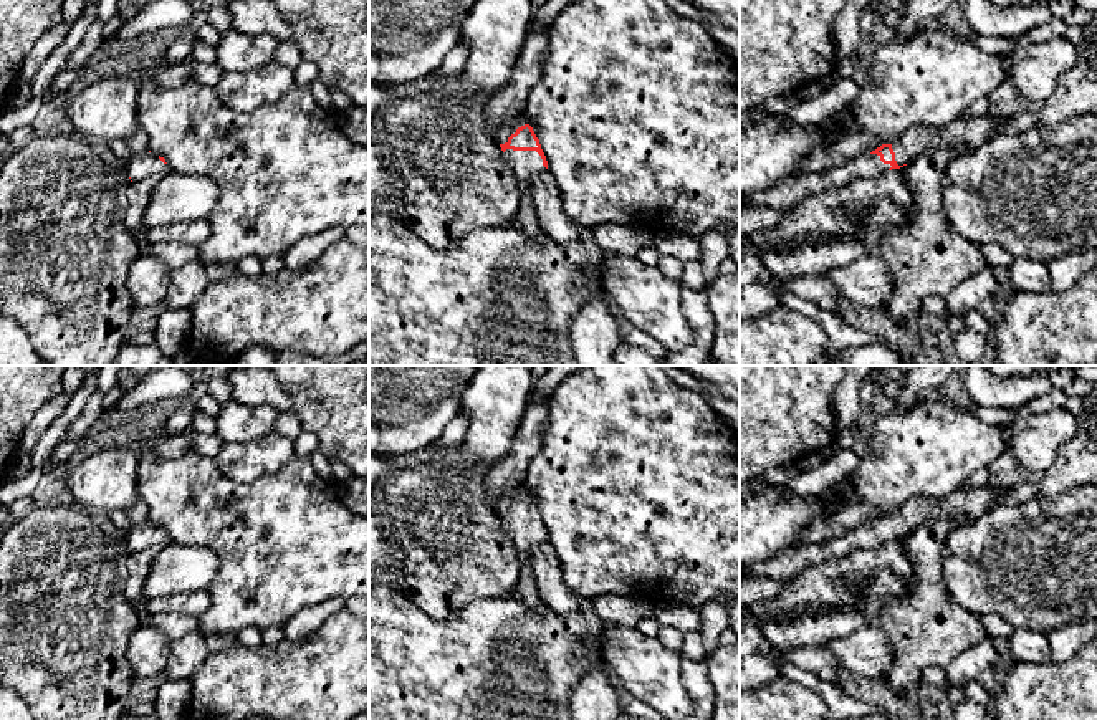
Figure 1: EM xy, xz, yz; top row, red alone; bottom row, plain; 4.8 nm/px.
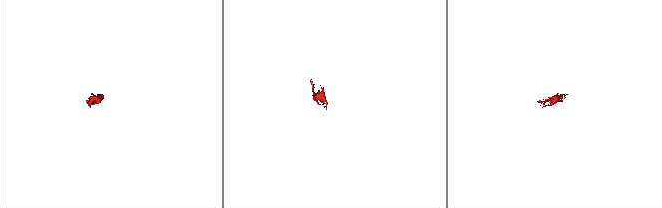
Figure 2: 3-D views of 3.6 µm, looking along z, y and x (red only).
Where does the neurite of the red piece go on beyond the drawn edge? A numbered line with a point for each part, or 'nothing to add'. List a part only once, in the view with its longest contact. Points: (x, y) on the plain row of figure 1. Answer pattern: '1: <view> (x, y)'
1: xz (520, 492)
2: xz (525, 535)

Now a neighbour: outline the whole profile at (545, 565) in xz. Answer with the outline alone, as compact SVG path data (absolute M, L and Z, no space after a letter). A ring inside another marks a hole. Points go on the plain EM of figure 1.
M548 540L533 550L531 571L546 607L559 614L579 612L579 599L566 586L559 559Z

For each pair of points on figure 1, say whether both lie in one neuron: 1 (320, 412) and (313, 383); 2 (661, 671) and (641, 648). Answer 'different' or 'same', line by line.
1: same
2: same

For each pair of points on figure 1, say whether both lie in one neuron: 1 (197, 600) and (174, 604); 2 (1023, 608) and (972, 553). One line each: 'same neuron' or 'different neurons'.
1: same neuron
2: same neuron

